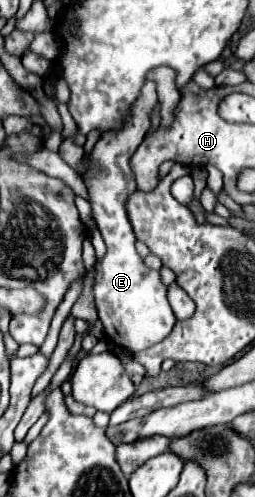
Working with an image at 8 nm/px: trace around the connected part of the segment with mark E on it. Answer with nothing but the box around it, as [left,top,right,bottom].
[83,82,177,354]

